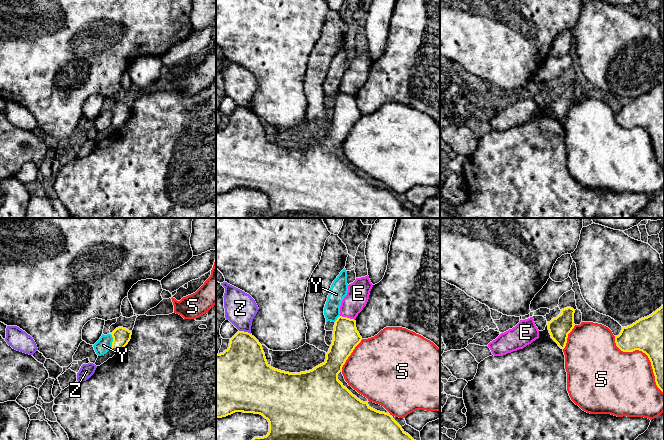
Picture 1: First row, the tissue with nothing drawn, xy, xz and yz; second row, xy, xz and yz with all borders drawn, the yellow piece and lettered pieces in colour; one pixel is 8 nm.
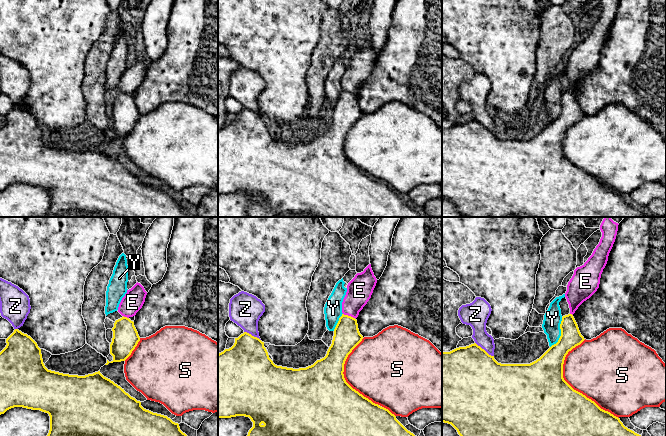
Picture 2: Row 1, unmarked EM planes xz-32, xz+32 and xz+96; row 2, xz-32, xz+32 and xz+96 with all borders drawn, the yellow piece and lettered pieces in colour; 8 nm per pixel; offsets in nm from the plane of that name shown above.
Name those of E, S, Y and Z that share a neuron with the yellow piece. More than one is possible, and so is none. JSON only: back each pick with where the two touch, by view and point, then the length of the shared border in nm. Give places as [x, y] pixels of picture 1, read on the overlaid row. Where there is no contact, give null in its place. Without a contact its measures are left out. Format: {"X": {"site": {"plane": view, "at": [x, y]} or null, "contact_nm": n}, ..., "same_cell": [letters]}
{"same_cell": []}

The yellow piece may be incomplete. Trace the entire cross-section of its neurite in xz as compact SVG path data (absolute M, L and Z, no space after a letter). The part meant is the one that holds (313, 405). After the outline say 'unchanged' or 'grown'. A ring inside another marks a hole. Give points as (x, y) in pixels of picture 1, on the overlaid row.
M339 316L325 362L309 371L289 373L271 367L259 341L248 332L238 331L230 339L228 349L216 354L216 418L235 412L262 415L269 422L269 432L252 440L414 440L392 415L371 408L368 402L358 399L338 380L343 365L361 340L356 321Z; unchanged

